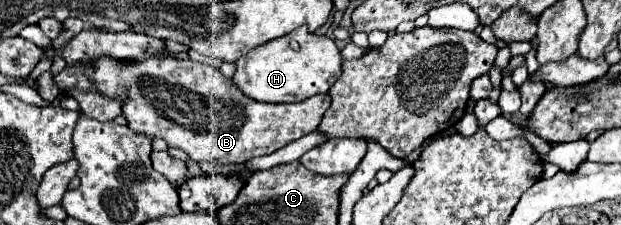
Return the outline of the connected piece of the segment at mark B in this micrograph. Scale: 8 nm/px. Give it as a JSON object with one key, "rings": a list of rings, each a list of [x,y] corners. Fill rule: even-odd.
{"rings":[[[164,54],[164,58],[152,58],[148,62],[132,62],[122,64],[112,58],[100,58],[90,66],[72,66],[54,76],[54,82],[64,92],[66,86],[78,86],[78,90],[102,90],[108,96],[124,96],[124,116],[128,126],[150,138],[162,138],[168,146],[182,148],[196,162],[210,164],[242,164],[250,158],[272,154],[278,148],[286,146],[292,140],[298,140],[318,128],[324,112],[330,106],[328,94],[318,94],[306,98],[304,102],[294,104],[266,104],[248,98],[236,84],[232,88],[230,80],[216,72],[214,68],[192,62],[192,60],[176,60],[172,54]]]}

